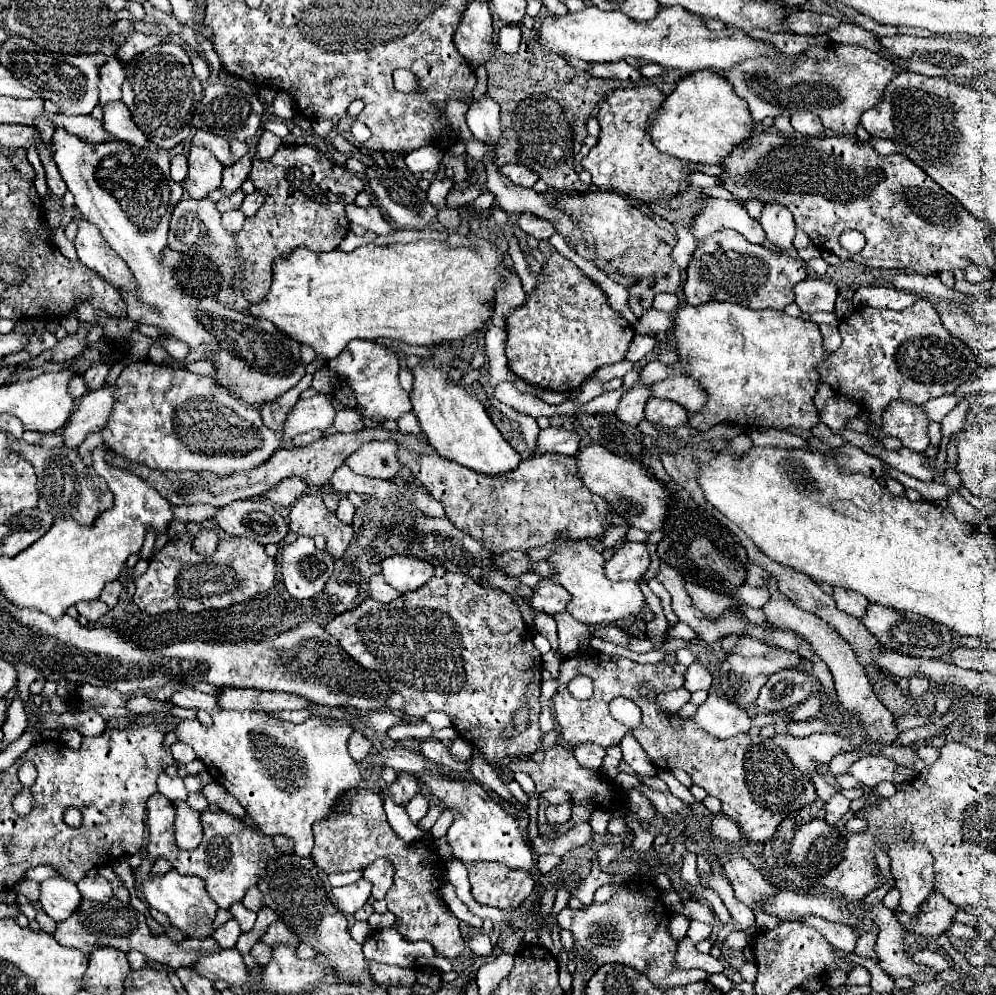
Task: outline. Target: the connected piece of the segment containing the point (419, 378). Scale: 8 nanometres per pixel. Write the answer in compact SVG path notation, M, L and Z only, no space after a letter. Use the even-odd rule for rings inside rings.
M438 343L428 349L432 351L432 355L424 357L418 363L418 367L412 369L414 385L410 391L410 401L412 411L418 417L420 427L426 433L430 445L438 451L440 457L486 475L500 475L516 469L522 459L506 443L502 433L494 427L484 405L464 387L448 383L448 371L454 369L452 365L456 357L454 349L448 347L446 343Z

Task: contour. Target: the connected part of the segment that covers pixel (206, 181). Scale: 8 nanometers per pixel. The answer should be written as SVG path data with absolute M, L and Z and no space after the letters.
M192 145L184 189L192 199L204 199L222 183L222 165L204 145Z

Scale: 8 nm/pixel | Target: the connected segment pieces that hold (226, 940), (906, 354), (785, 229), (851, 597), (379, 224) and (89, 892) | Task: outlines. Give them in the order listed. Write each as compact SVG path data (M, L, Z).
M230 919L228 923L224 923L218 931L214 931L214 939L218 941L218 945L220 947L234 947L236 945L236 941L238 941L238 937L240 937L240 927L238 927L238 923L234 921L234 919Z
M918 299L912 307L902 311L856 307L852 313L840 319L838 329L842 335L842 345L828 355L824 367L818 367L820 379L828 383L834 393L860 403L860 407L870 415L874 427L882 425L882 413L890 401L898 399L898 401L910 401L914 405L924 405L930 399L952 395L956 387L968 383L976 375L976 367L980 365L978 355L970 347L966 347L960 339L952 337L946 331L938 311L928 299Z
M764 205L760 225L766 233L766 239L776 247L776 251L784 253L792 249L792 239L794 239L794 219L790 211L782 205Z
M834 589L834 601L840 611L844 611L856 619L862 619L866 615L868 599L860 593L854 593L850 589Z
M348 205L346 207L346 217L350 219L350 223L358 223L362 225L364 229L376 233L376 235L388 235L388 233L394 233L396 229L384 219L382 211L372 205L372 207L356 207L356 205Z
M96 875L96 877L84 877L80 883L78 883L78 889L82 893L84 899L90 899L90 901L100 901L104 903L106 899L112 897L112 883L102 877L102 875Z

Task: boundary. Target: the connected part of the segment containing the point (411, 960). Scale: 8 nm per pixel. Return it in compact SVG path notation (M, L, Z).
M396 927L374 931L362 945L362 951L366 959L374 959L378 963L410 969L436 967L444 973L452 971L450 959L436 959L436 951L430 943L410 943L398 933Z

